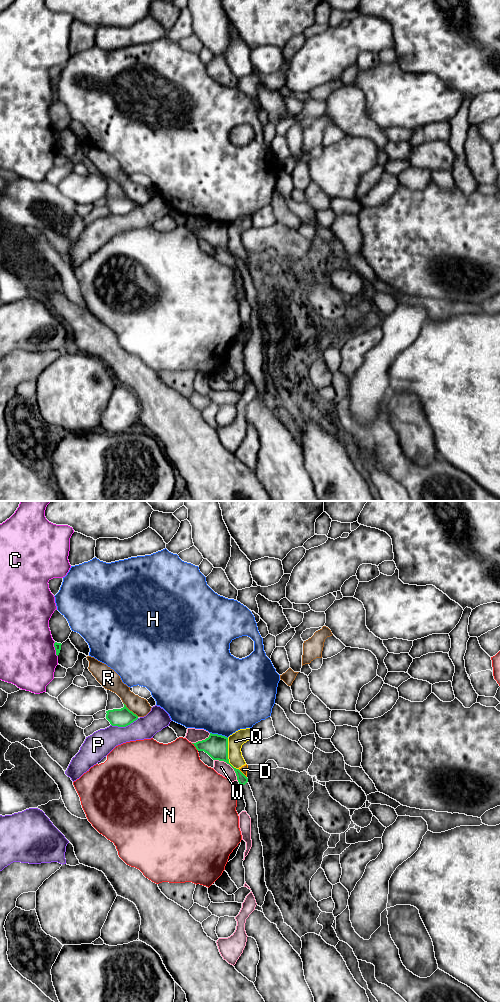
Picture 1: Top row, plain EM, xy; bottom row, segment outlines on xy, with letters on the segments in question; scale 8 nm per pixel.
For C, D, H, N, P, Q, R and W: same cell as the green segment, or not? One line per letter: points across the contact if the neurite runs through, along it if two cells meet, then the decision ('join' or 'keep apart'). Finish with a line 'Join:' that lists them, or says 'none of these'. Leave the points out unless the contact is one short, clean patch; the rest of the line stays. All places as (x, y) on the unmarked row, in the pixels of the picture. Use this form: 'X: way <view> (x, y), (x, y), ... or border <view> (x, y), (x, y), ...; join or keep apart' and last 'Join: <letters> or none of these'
C: keep apart
D: border xy (238, 257), (246, 265); keep apart
H: keep apart
N: keep apart
P: border xy (138, 206), (125, 214), (111, 213); keep apart
Q: border xy (227, 226), (228, 249), (238, 257); keep apart
R: keep apart
W: keep apart
Join: none of these

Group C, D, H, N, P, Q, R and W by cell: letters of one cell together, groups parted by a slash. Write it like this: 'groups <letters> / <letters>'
groups C / D Q / H / N / P / R / W

